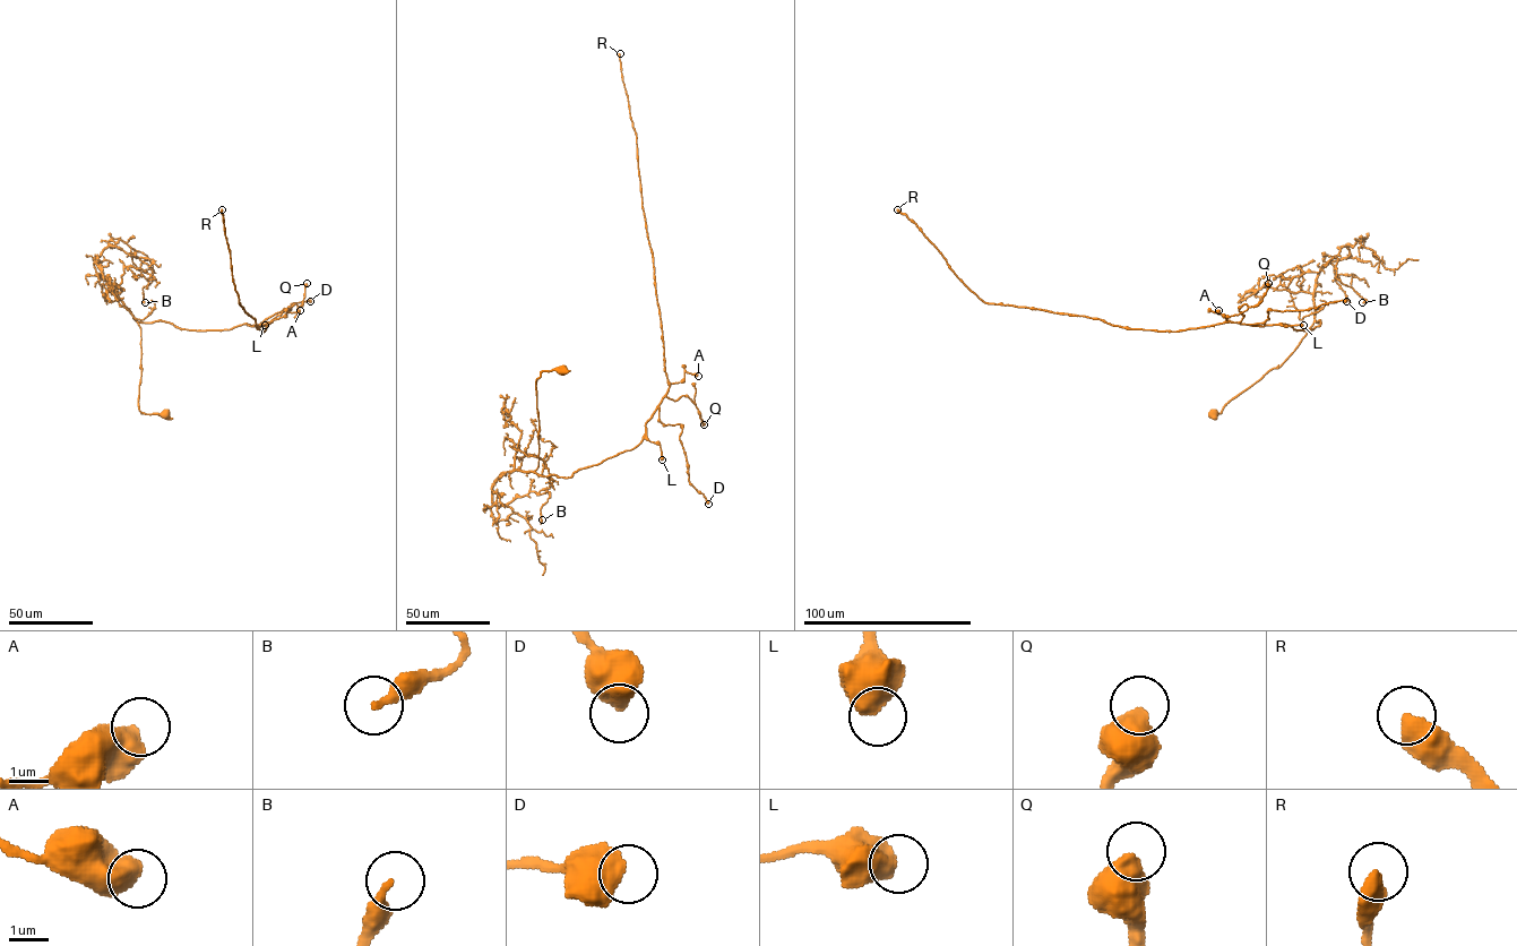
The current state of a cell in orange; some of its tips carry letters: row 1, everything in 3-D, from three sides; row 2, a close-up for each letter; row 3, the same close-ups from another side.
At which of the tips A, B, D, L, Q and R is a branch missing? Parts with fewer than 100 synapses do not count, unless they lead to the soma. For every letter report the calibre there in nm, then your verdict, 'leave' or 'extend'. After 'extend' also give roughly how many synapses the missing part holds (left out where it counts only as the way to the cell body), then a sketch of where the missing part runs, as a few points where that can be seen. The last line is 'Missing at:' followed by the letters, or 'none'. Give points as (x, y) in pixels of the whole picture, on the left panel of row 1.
A: 700 nm | leave
B: 260 nm | leave
D: 650 nm | leave
L: 650 nm | leave
Q: 550 nm | leave
R: 480 nm | extend | 200 syn | (222, 209), (222, 182), (240, 136), (285, 91), (295, 88), (300, 78), (285, 17), (282, 10), (273, 8)
Missing at: R

